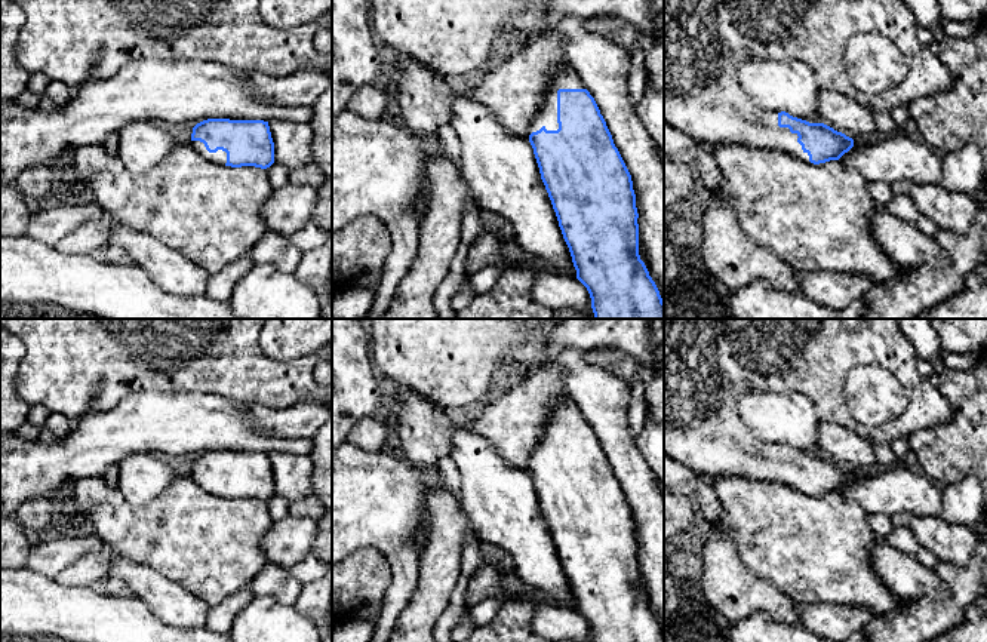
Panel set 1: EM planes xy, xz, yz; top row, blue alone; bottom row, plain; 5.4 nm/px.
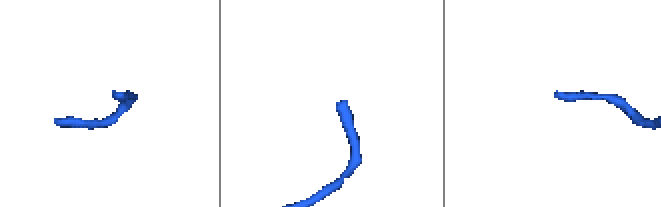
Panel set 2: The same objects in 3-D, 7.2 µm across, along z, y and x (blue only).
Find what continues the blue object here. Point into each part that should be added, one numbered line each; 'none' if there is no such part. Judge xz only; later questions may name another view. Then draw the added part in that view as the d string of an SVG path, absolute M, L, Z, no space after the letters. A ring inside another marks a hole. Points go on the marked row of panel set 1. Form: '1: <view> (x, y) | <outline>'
1: xz (566, 77) | M571 64L560 67L551 77L545 89L545 95L535 122L531 126L531 133L539 130L542 126L547 130L557 130L557 90L559 89L585 89L576 71Z

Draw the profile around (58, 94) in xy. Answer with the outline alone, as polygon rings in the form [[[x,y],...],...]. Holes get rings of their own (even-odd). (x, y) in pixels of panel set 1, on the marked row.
[[[50,82],[43,93],[46,104],[64,107],[73,98],[74,90],[62,82]]]

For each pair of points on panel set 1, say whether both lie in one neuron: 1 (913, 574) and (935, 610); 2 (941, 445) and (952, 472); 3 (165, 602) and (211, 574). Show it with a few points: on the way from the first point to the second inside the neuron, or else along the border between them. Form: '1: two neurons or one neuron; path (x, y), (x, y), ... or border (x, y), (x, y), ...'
1: two neurons; border (950, 590), (946, 599), (901, 599)
2: one neuron; path (947, 451), (952, 466)
3: two neurons; border (156, 573), (188, 589), (209, 607)

